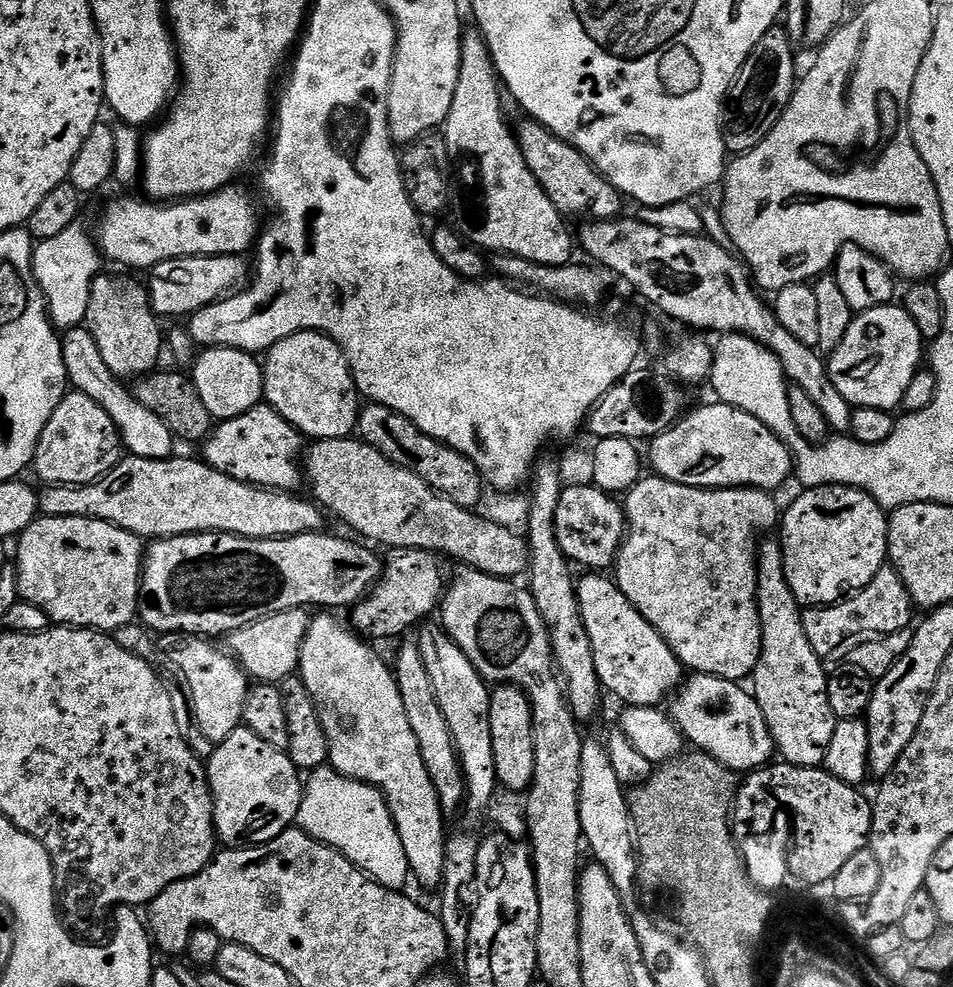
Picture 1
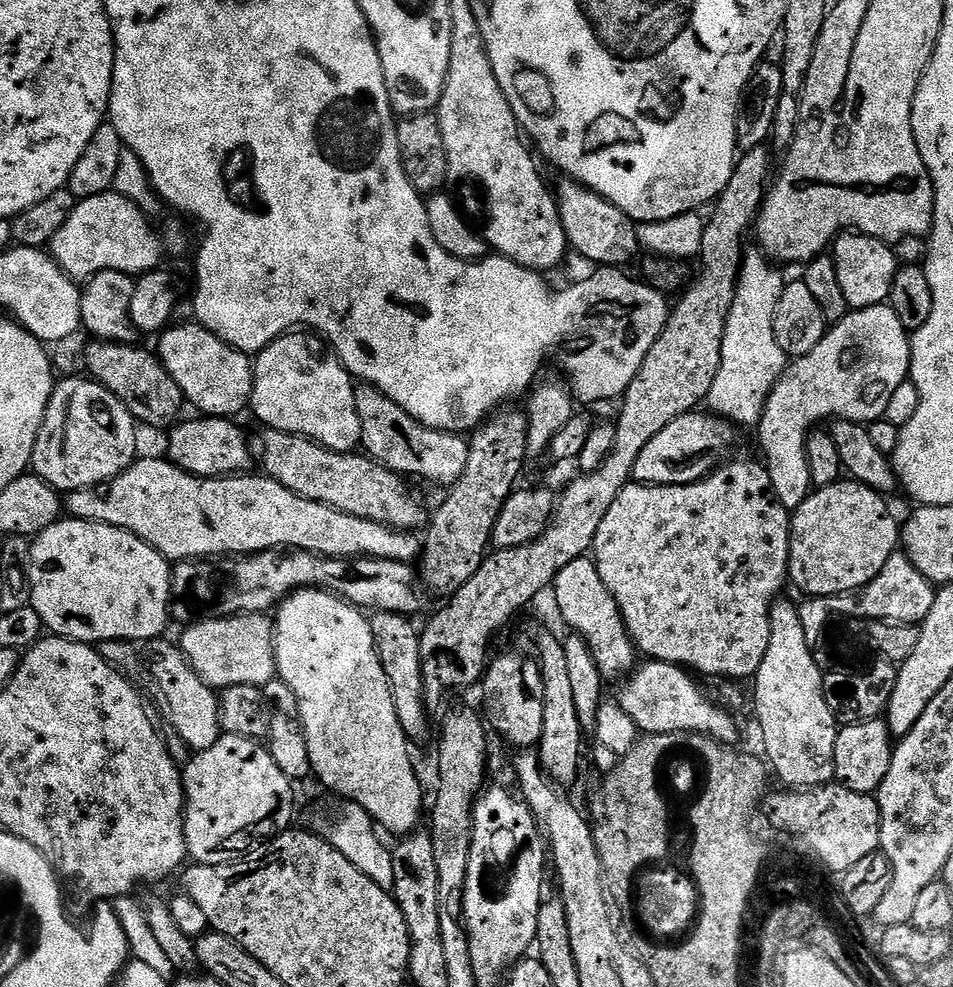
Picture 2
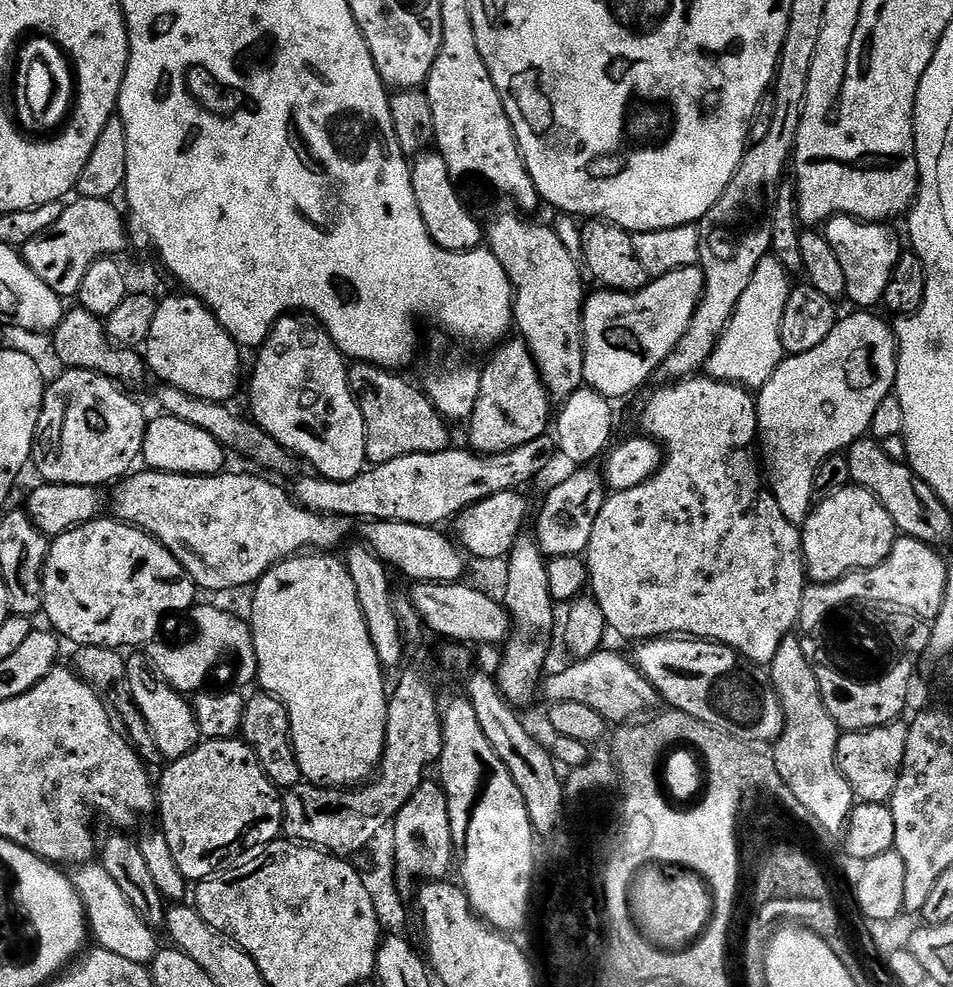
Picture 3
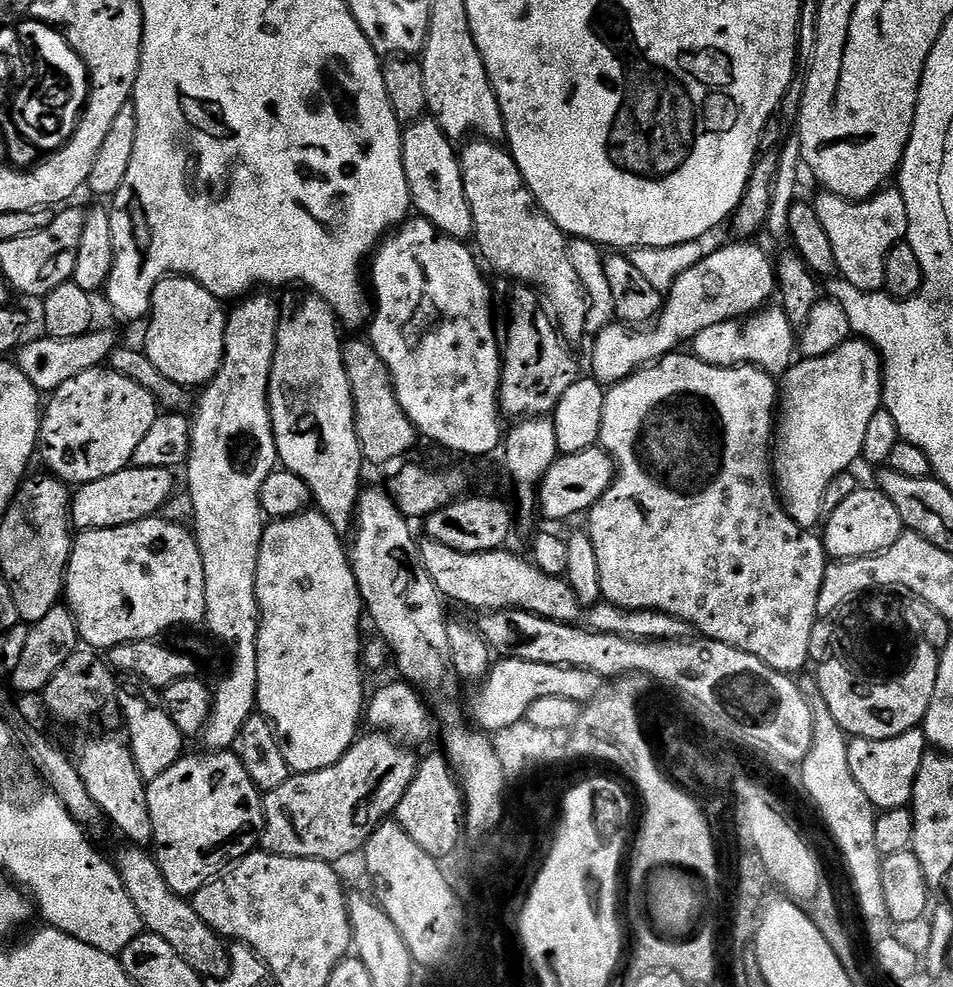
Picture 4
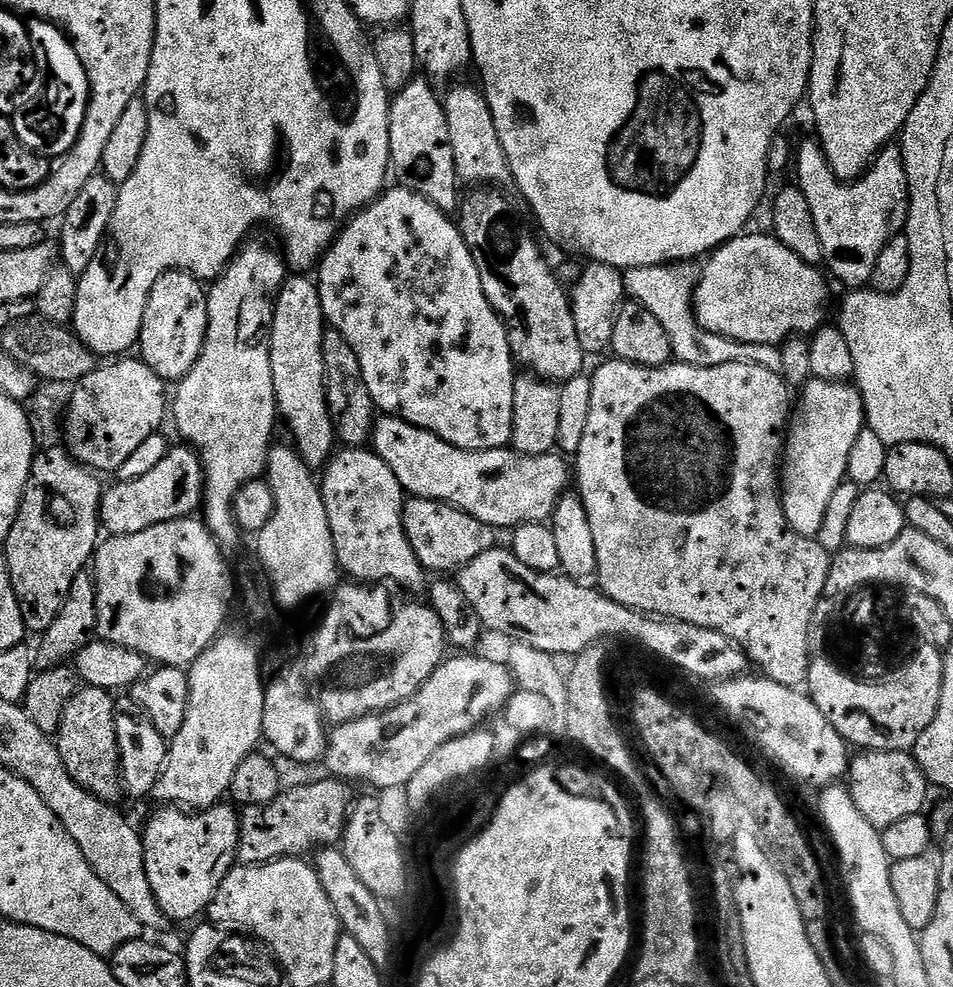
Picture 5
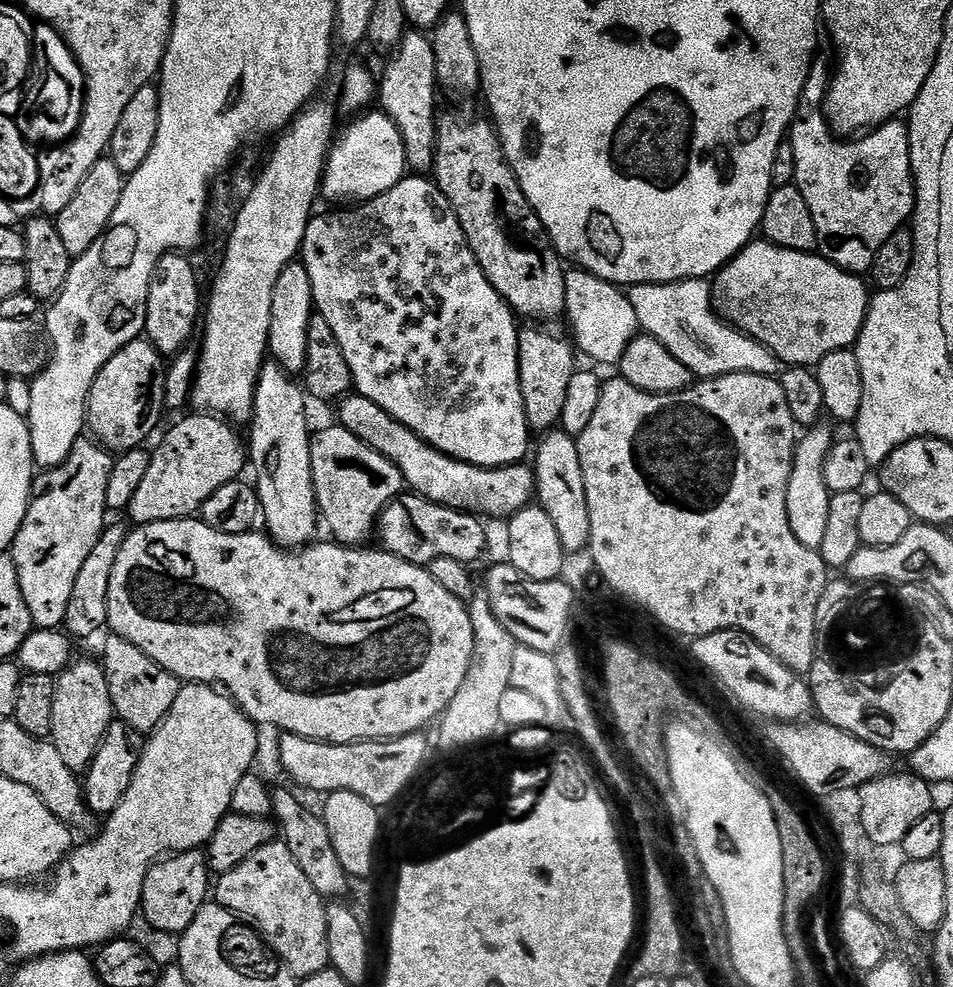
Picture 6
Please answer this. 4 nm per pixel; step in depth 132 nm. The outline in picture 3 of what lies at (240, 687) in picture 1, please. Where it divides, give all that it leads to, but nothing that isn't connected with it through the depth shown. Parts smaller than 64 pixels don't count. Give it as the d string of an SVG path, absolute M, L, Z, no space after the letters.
M129 655L127 662L132 701L146 718L146 726L150 726L150 734L154 734L154 742L158 750L162 750L165 761L171 762L193 752L202 737L194 718L191 699L185 693L173 690L166 681L154 674L147 655Z

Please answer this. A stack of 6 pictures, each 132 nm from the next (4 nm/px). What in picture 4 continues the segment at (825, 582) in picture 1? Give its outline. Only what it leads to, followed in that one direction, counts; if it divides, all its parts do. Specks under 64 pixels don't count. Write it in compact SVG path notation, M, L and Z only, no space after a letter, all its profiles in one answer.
M876 486L857 487L856 492L844 499L838 510L834 510L834 514L826 517L823 528L824 550L836 562L857 560L885 552L890 546L894 546L894 542L898 542L898 538L906 530L894 502L890 502L890 498L886 498L886 494Z

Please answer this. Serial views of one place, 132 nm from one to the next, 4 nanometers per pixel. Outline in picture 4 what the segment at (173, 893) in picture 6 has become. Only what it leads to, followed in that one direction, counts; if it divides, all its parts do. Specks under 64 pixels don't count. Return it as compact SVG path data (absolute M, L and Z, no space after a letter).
M235 751L212 752L208 756L180 757L166 774L147 781L150 822L154 822L151 847L156 848L154 859L160 868L162 878L182 897L195 896L202 886L206 886L221 874L229 871L237 862L257 851L264 830L264 796L254 786L246 766L236 757Z

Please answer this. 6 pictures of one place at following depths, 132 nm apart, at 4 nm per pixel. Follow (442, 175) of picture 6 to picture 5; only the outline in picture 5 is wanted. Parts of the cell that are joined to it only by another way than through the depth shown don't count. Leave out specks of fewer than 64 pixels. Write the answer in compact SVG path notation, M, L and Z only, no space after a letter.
M472 190L469 196L467 193L463 197L458 209L458 223L460 233L468 243L474 262L478 266L482 290L490 306L508 328L508 341L517 365L527 366L536 375L553 382L563 382L581 375L585 371L586 353L578 340L578 329L569 293L566 288L564 292L565 285L561 277L548 265L539 242L532 237L532 232L524 225L523 218L512 209L511 202L500 193L500 190Z

